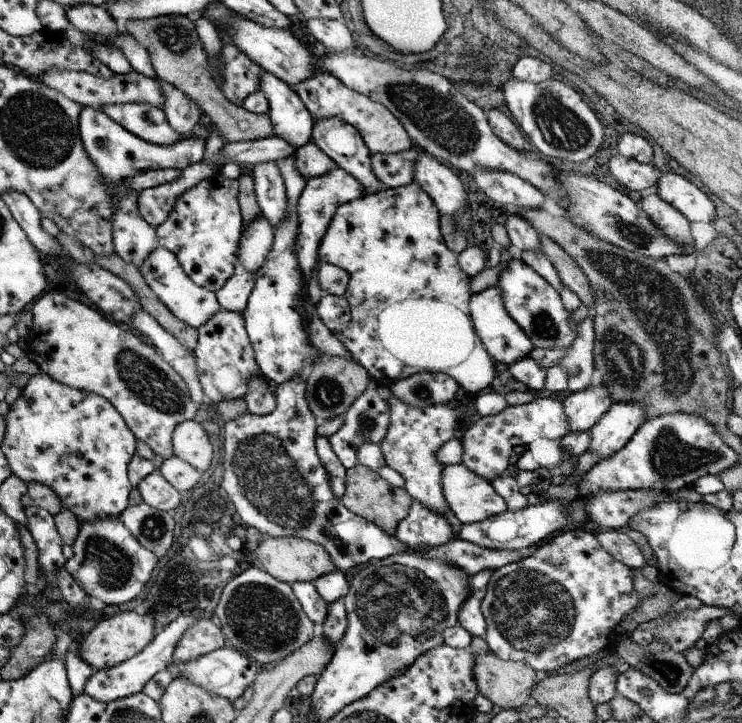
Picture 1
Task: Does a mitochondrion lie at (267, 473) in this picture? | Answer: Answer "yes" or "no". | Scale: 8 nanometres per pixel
yes

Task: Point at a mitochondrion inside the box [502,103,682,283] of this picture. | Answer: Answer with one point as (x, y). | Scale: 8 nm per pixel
(631, 233)

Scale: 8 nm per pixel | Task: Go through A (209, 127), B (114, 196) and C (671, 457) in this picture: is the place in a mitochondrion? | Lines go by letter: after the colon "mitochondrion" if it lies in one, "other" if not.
A: other
B: other
C: mitochondrion

